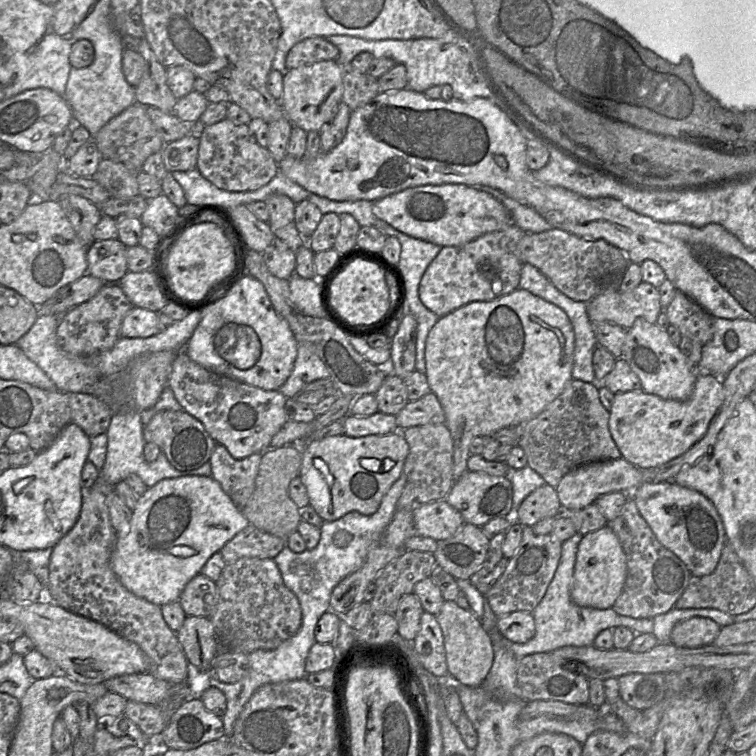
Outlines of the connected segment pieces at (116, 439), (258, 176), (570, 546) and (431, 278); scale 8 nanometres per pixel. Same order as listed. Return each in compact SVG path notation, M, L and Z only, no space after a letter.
M165 386L157 403L150 409L138 411L120 411L114 413L106 431L108 444L105 463L100 470L98 482L106 482L109 485L115 486L118 482L126 480L131 474L138 475L145 485L149 488L157 484L163 479L179 478L183 476L211 476L211 464L206 462L201 467L188 470L178 471L168 461L165 454L161 451L158 458L153 462L147 462L143 455L144 445L146 444L143 438L143 428L149 423L151 418L160 411L183 410L181 405L176 400L172 389Z
M228 118L198 128L199 149L197 170L221 190L228 192L255 191L267 185L278 172L271 153L255 140L248 125L236 125Z
M576 533L562 542L561 556L553 578L541 601L531 612L535 622L534 636L526 643L514 643L506 638L508 648L516 658L521 658L532 653L552 652L563 646L590 646L599 632L619 626L629 628L635 634L653 634L653 619L651 618L637 619L619 615L612 608L595 609L581 607L571 600L570 591L572 589L576 555L578 545L583 536L580 533Z
M514 224L498 231L486 233L475 240L459 246L442 247L429 264L419 284L422 304L439 318L474 301L491 301L519 288L523 263L517 256L517 245L527 234Z

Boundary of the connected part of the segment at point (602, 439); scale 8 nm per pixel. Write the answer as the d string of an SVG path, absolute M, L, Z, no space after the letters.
M571 379L559 396L552 401L539 415L530 421L517 425L514 429L518 436L518 446L527 458L527 465L537 472L546 484L556 488L561 478L576 467L603 460L615 460L621 457L609 432L609 411L599 399L597 382L588 383Z

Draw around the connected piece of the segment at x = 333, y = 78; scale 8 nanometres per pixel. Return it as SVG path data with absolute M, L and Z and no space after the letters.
M335 60L320 61L288 70L283 76L280 104L293 126L319 132L337 113L343 95L344 70Z

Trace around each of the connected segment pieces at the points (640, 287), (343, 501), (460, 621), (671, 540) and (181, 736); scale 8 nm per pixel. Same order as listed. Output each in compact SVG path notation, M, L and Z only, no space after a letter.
M613 278L605 282L605 289L602 289L593 297L586 306L586 312L591 322L609 322L622 328L629 329L637 318L643 318L649 323L656 323L658 315L662 312L660 294L656 287L642 281L634 289L628 292L619 292L619 279Z
M401 431L363 437L336 435L308 441L303 445L299 476L306 488L309 505L323 521L337 520L349 512L359 512L363 515L375 513L385 494L402 474L408 453L409 446Z
M452 600L444 601L436 619L443 634L450 678L469 687L480 686L491 669L494 658L491 638L483 629L480 619L470 609L464 610Z
M666 481L644 482L631 492L631 498L658 541L673 552L693 576L706 576L716 569L726 534L721 517L707 497L673 481Z
M200 698L186 699L171 715L158 737L161 748L190 750L224 739L222 718L208 711Z

